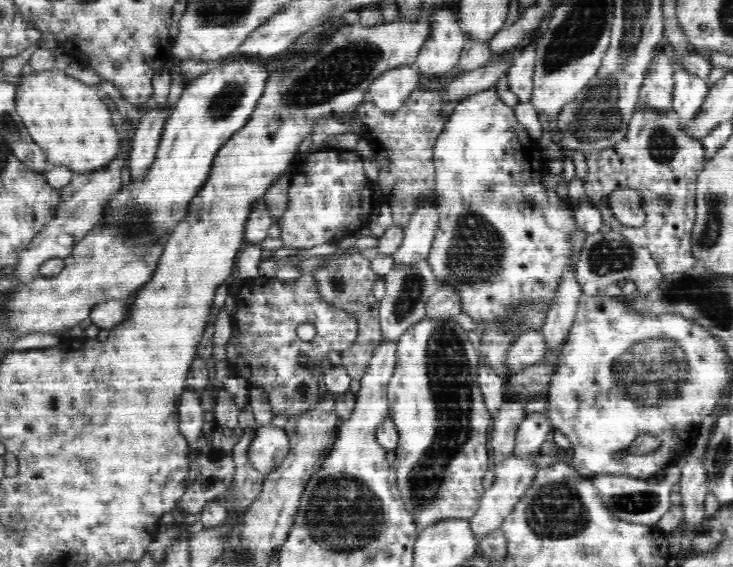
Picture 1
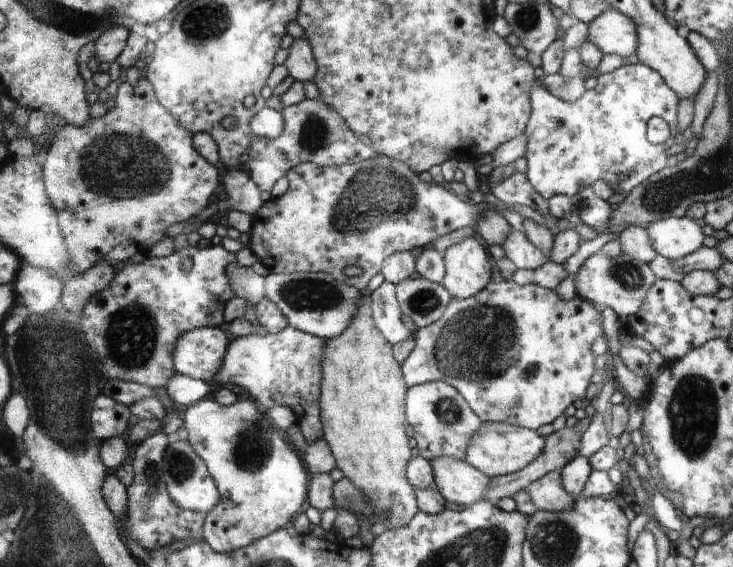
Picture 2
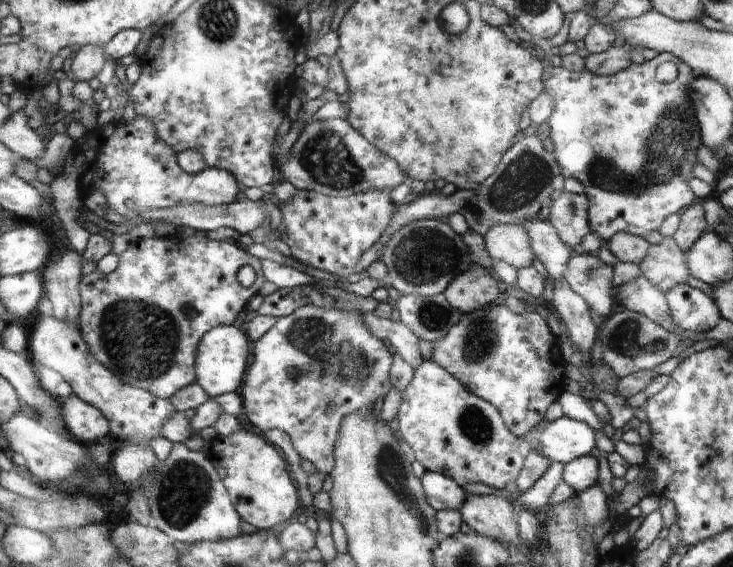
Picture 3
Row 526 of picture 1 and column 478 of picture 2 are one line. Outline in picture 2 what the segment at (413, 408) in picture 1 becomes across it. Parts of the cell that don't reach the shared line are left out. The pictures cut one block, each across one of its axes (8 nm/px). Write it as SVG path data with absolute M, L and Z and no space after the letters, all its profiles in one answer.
M432 381L411 386L407 392L408 424L412 426L419 455L432 462L438 457L454 457L465 460L475 434L482 428L482 420L476 416L463 395L451 383Z

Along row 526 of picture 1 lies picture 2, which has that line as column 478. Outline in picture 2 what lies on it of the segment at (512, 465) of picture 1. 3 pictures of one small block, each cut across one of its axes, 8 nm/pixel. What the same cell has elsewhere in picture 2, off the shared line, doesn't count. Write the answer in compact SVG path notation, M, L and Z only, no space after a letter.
M438 457L431 465L434 470L433 484L445 498L445 502L470 506L476 501L484 500L490 479L468 461Z

